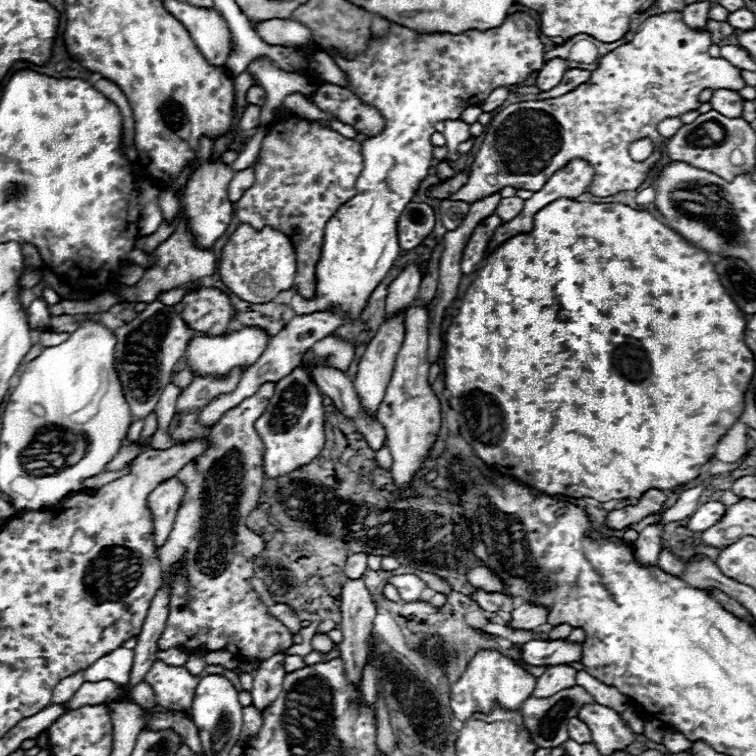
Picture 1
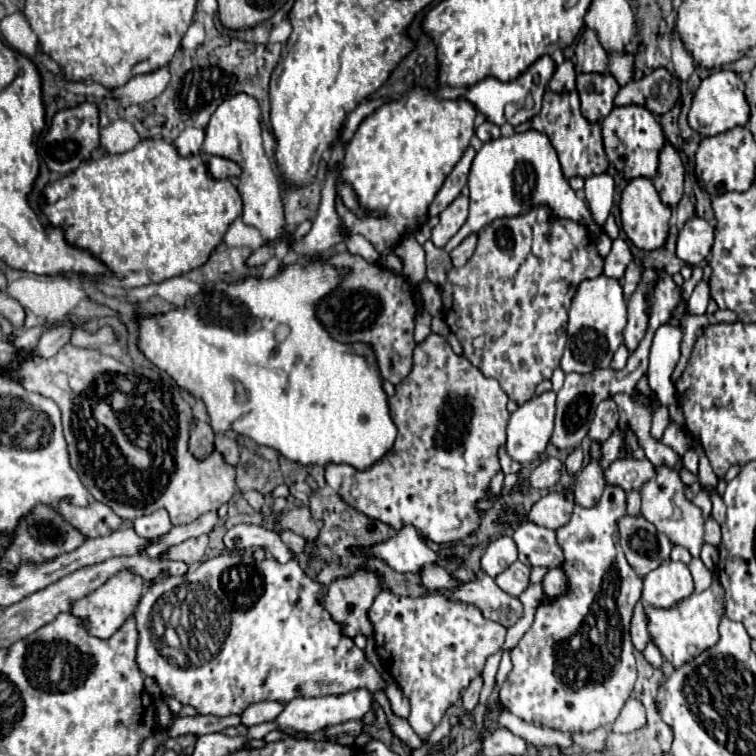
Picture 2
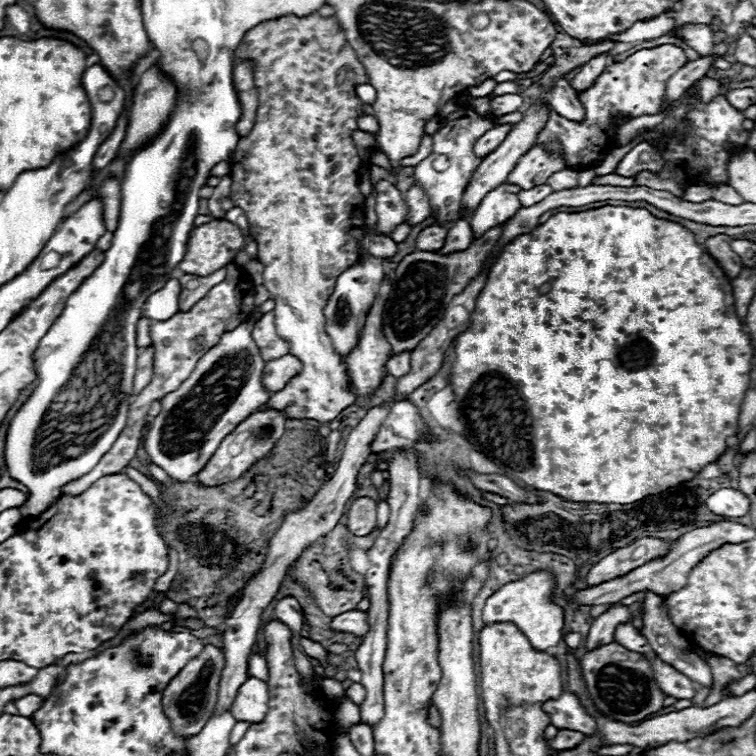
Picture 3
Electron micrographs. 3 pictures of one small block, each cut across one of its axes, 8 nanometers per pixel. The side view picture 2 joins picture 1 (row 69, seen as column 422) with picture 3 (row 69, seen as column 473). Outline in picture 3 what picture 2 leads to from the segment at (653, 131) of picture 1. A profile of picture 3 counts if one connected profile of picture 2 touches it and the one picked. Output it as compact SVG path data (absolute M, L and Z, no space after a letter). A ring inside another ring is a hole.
M662 44L656 48L640 50L628 56L622 62L608 66L596 82L578 94L580 104L584 106L584 120L572 122L568 118L560 118L552 108L548 108L548 122L544 130L540 130L534 146L544 146L548 152L562 152L566 166L574 170L586 170L598 166L598 162L616 148L616 122L620 116L652 116L660 112L660 106L666 98L666 82L676 70L680 70L688 62L686 52L674 44Z

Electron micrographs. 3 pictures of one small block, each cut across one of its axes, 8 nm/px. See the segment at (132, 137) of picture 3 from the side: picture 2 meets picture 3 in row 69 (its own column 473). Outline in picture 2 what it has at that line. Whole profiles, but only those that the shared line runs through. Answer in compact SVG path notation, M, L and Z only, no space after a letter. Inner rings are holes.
M470 146L464 156L460 158L460 162L454 166L454 170L448 174L444 186L440 188L440 192L436 194L434 202L430 204L428 208L428 216L438 216L460 192L462 188L466 186L466 178L468 178L468 170L470 170L470 164L472 164L472 158L474 158L474 148Z

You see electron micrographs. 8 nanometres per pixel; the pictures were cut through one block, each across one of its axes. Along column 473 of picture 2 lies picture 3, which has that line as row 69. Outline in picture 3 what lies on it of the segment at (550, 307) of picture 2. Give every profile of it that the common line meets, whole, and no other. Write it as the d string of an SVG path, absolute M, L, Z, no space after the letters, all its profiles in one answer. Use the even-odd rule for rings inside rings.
M284 16L280 20L262 22L244 34L242 44L236 50L236 60L240 58L256 60L254 84L258 88L260 104L256 110L254 128L248 136L240 138L230 164L230 198L234 206L242 208L246 214L250 236L258 244L258 260L264 266L264 288L276 302L276 334L290 344L290 354L296 354L296 358L302 362L302 372L292 378L284 390L272 394L272 398L260 410L268 410L268 406L272 406L272 410L284 410L288 420L312 418L318 422L330 422L344 408L354 404L356 398L346 386L346 366L332 348L332 342L324 330L326 318L322 308L334 290L336 278L348 270L348 266L358 262L360 242L366 234L362 210L364 196L358 188L360 158L352 142L352 132L358 130L356 118L362 114L362 102L354 94L354 84L366 84L368 78L334 16ZM340 68L346 68L346 78L342 84L336 80Z

